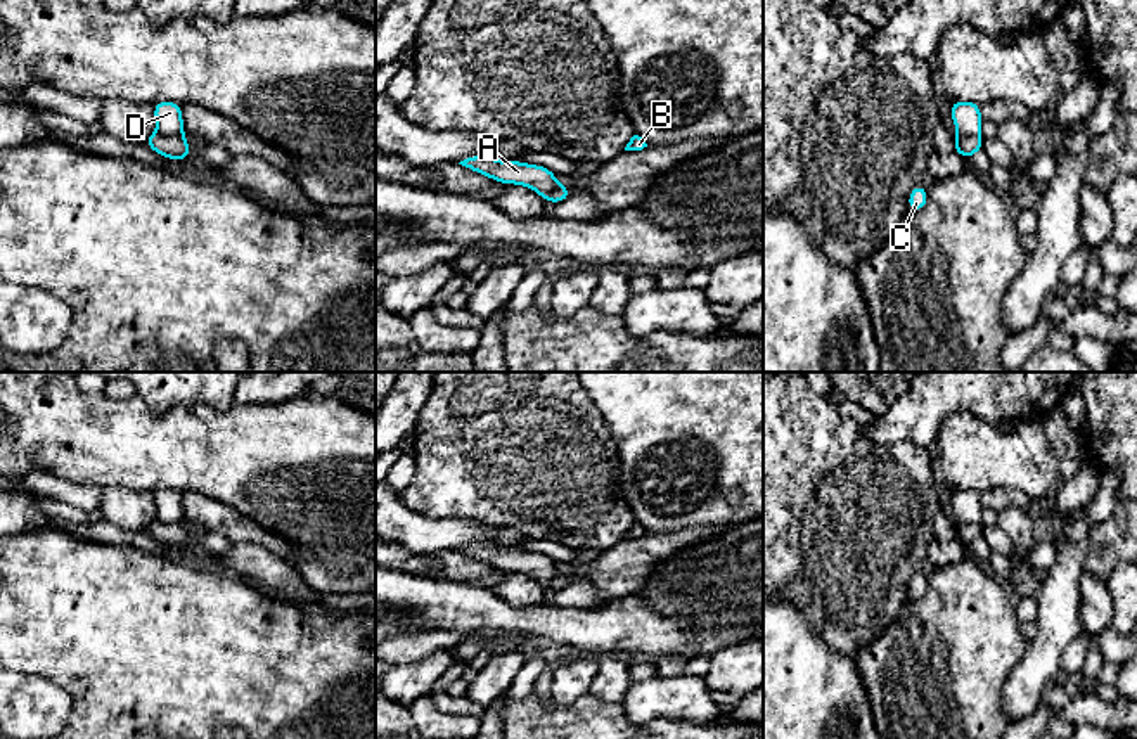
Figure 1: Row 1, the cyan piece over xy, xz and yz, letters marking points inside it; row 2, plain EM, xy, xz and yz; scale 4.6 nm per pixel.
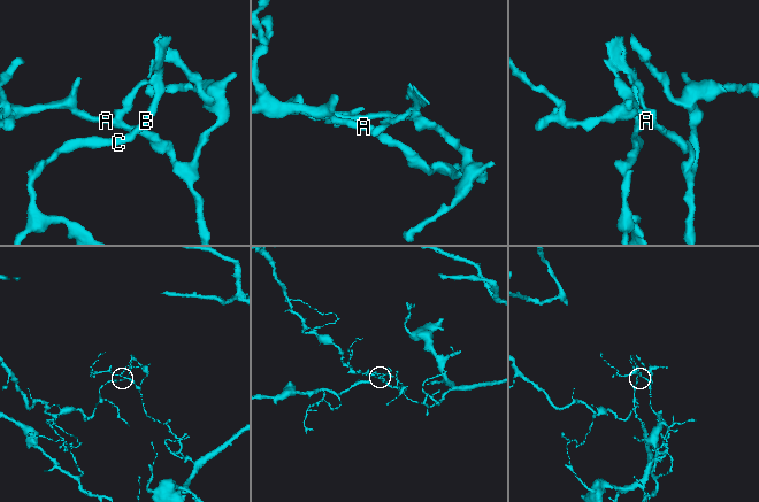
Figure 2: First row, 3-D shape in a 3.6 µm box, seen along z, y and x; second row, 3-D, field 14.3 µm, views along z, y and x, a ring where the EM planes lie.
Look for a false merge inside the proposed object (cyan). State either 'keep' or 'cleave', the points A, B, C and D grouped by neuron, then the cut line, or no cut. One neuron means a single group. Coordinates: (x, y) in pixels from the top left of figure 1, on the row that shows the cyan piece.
cleave | A / B C D | xy (158, 130), (167, 135), (180, 135)

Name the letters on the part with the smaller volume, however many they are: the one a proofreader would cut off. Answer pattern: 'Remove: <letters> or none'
Remove: B, C, D

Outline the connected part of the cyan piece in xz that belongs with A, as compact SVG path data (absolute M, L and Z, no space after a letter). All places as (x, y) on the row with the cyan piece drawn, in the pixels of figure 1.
M471 156L459 164L505 185L526 185L538 192L547 202L566 201L573 192L571 189L561 185L549 168L536 164L524 164L519 161L497 161L490 156Z

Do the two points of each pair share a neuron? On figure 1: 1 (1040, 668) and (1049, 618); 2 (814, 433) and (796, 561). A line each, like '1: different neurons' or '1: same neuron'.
1: same neuron
2: same neuron

